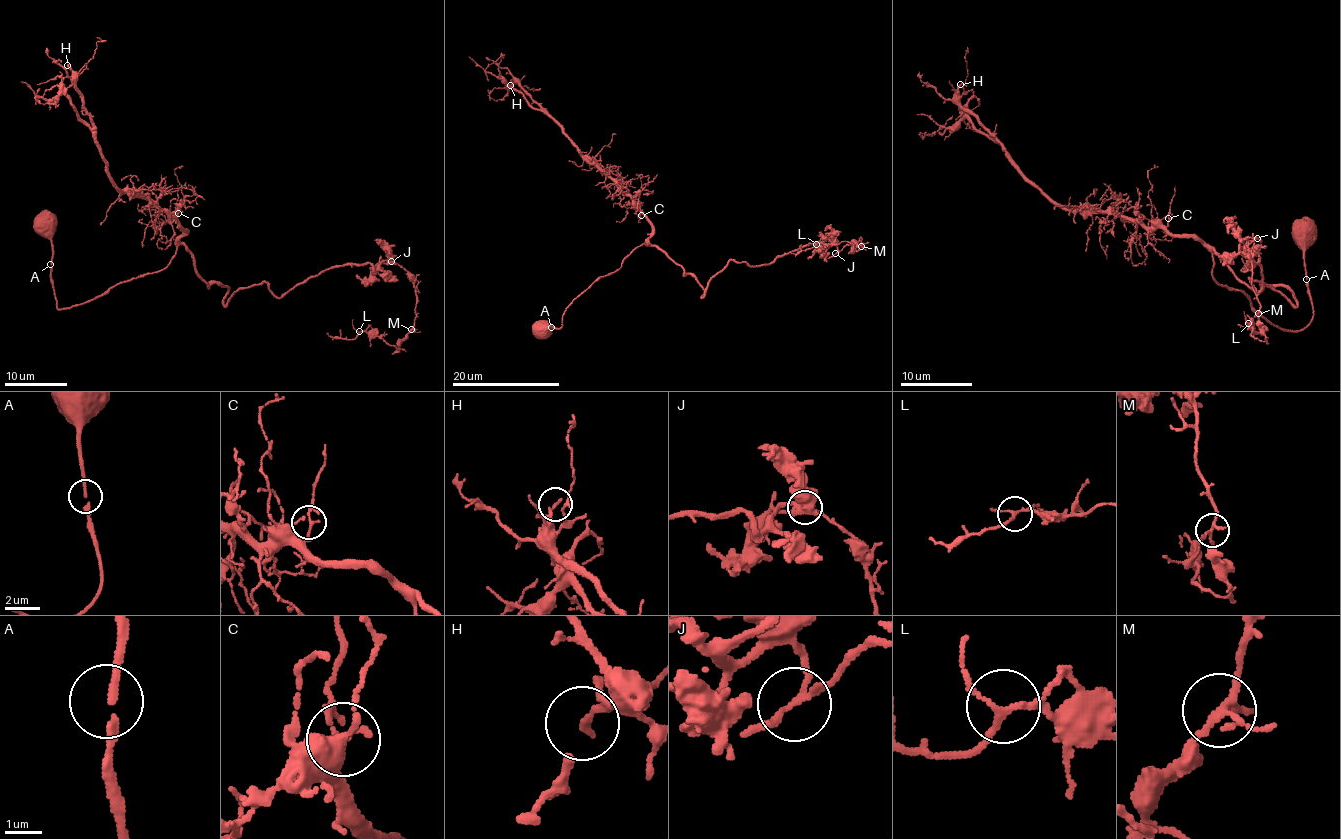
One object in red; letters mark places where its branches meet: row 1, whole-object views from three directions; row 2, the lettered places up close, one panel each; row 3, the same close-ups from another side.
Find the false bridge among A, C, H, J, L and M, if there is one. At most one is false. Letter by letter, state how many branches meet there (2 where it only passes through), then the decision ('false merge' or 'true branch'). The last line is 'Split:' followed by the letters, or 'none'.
A: 2 | true branch
C: 3 | true branch
H: 2 | true branch
J: 3 | false merge
L: 3 | true branch
M: 3 | true branch
Split: J

